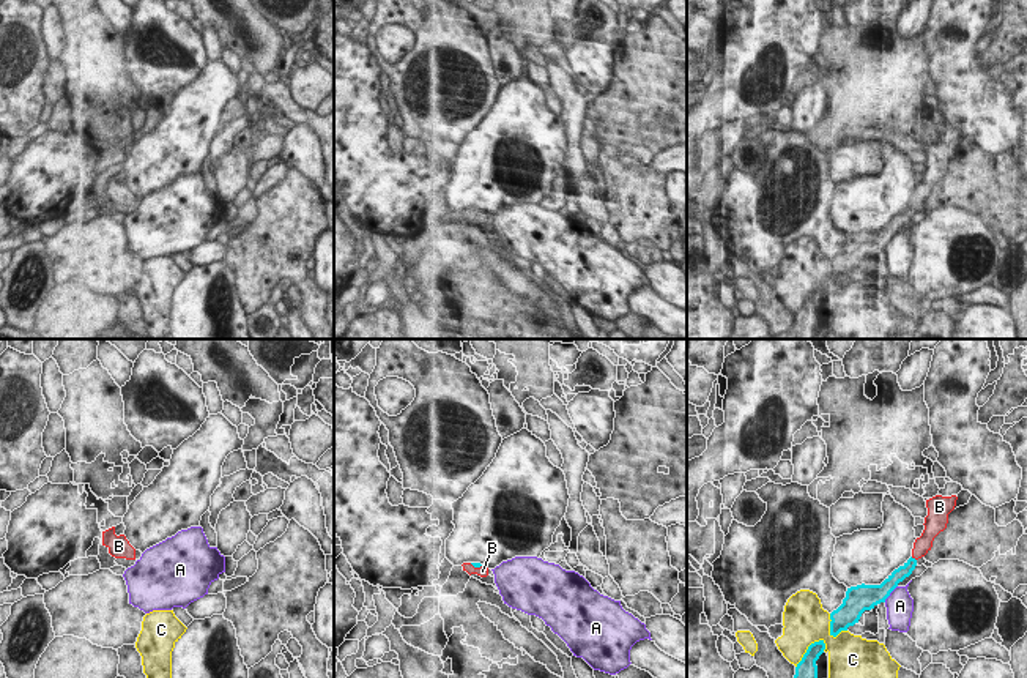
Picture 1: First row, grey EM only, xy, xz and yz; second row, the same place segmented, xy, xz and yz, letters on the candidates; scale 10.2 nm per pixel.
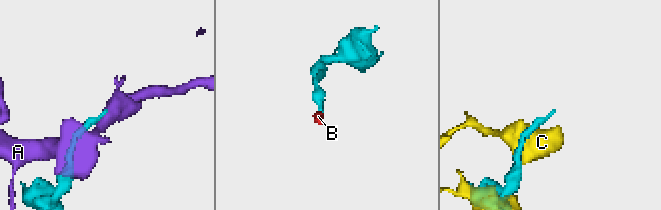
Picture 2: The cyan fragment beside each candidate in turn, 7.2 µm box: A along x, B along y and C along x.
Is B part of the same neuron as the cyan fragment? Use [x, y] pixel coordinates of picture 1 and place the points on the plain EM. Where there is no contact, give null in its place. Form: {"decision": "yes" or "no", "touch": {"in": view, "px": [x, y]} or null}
{"decision": "yes", "touch": {"in": "yz", "px": [914, 205]}}

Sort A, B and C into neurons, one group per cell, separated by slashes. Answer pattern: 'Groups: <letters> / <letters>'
Groups: A / B / C

